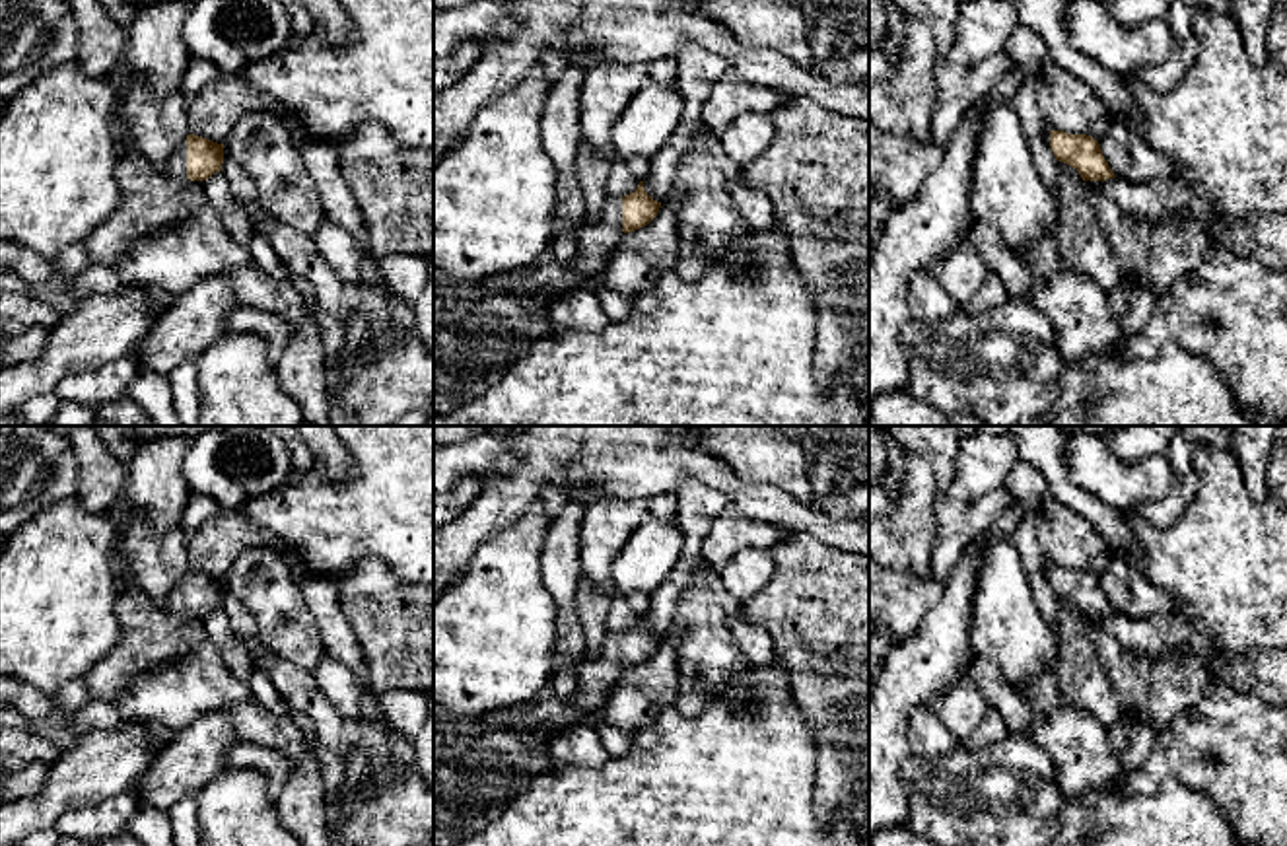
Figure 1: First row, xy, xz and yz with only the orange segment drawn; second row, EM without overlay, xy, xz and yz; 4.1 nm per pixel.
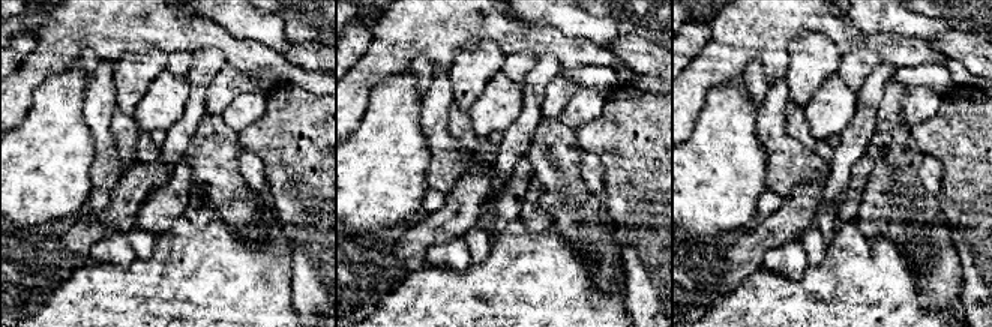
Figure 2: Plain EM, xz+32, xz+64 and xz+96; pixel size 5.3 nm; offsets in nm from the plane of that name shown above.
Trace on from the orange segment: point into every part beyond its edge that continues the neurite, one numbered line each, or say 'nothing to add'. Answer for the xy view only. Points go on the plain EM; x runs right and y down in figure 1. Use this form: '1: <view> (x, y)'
1: xy (175, 601)

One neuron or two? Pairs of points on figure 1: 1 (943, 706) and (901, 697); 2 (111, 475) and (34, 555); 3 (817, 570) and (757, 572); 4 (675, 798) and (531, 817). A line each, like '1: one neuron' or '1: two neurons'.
1: two neurons
2: two neurons
3: two neurons
4: one neuron

